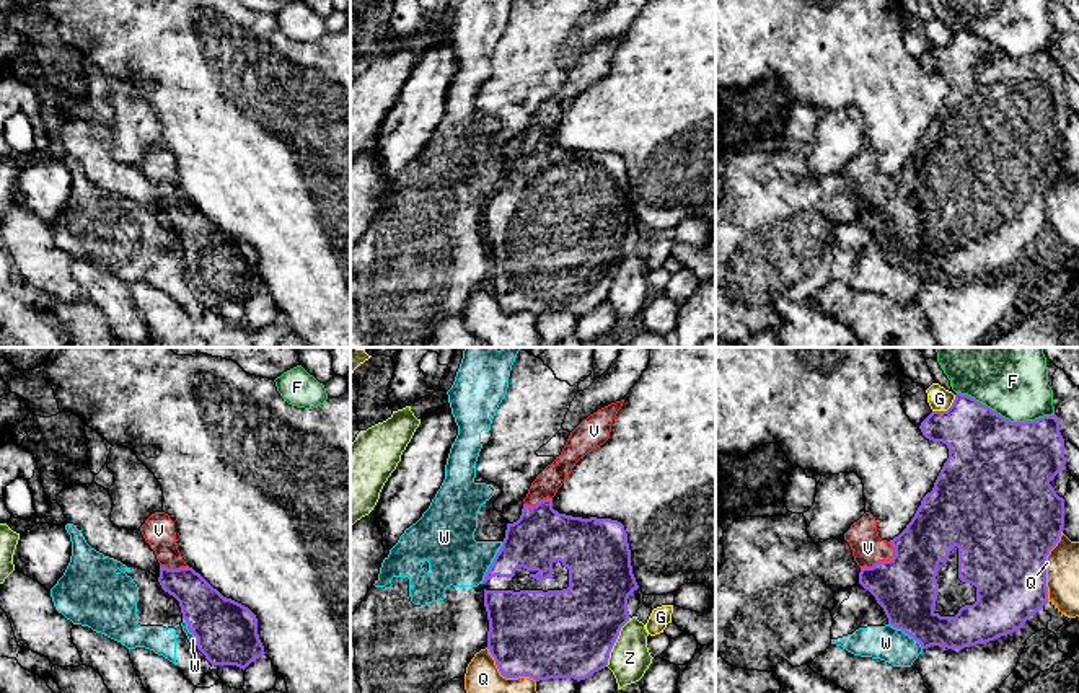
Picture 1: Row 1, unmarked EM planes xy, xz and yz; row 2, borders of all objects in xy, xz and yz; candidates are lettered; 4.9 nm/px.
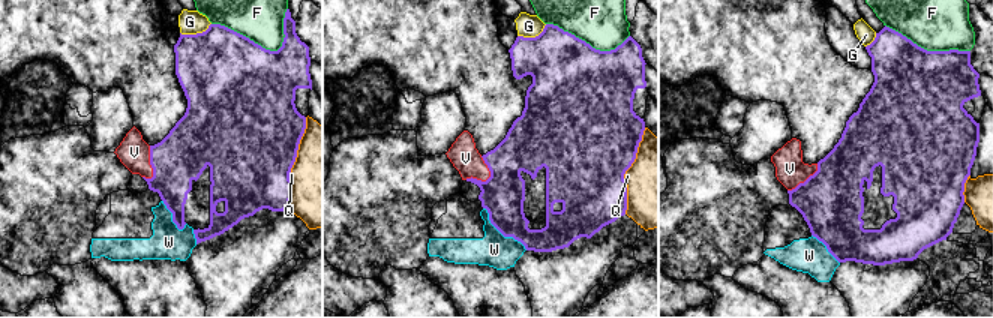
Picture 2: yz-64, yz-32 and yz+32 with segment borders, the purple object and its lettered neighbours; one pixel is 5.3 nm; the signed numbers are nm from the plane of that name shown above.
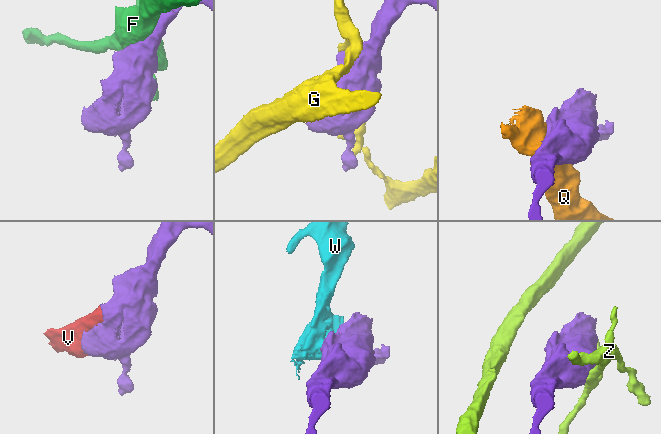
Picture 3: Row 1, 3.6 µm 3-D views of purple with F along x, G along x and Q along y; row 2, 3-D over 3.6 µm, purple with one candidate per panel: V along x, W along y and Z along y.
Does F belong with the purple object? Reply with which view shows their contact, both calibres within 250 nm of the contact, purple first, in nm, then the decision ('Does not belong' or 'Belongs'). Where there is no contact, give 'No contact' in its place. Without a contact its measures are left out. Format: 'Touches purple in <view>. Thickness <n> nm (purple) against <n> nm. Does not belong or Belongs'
Touches purple in yz. Thickness 480 nm (purple) against 280 nm. Does not belong

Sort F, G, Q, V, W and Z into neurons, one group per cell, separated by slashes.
F / G / Q / V / W / Z

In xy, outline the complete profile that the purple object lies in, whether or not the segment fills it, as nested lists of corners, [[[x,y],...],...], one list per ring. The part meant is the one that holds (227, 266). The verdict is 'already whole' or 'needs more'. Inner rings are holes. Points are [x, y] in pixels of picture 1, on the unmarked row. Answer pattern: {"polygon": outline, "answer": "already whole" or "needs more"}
{"polygon": [[[165,147],[152,148],[140,166],[160,197],[158,217],[161,223],[179,236],[187,264],[197,272],[196,280],[205,294],[212,300],[236,300],[244,305],[251,297],[262,292],[266,287],[258,269],[256,249],[248,241],[223,232],[186,199],[178,184],[174,157],[170,150]]], "answer": "needs more"}

